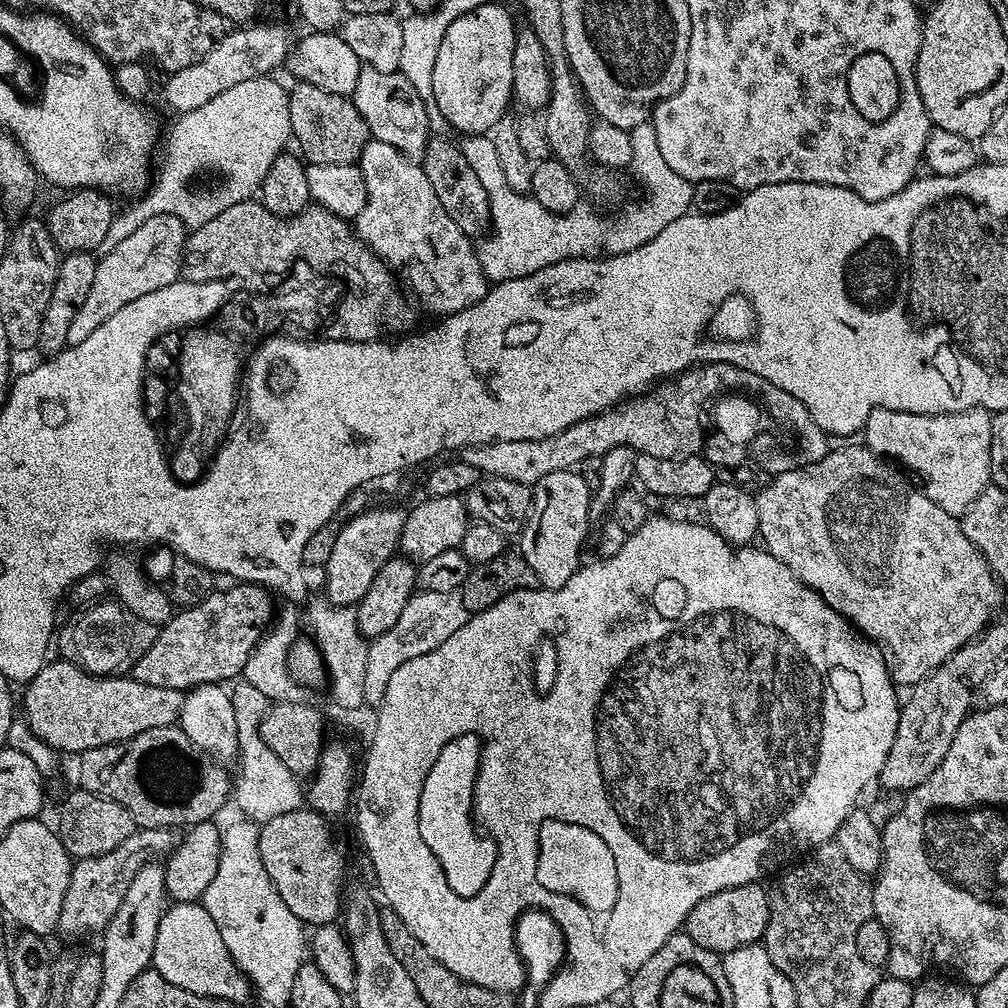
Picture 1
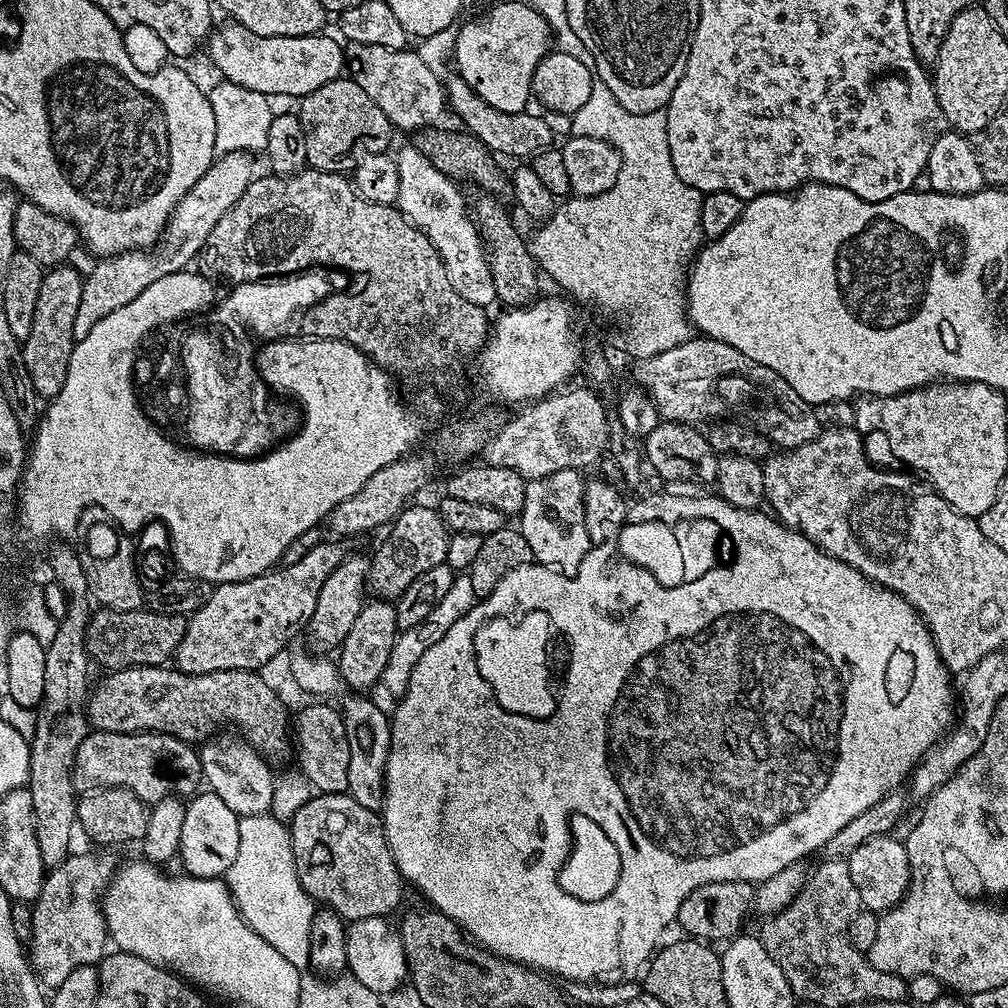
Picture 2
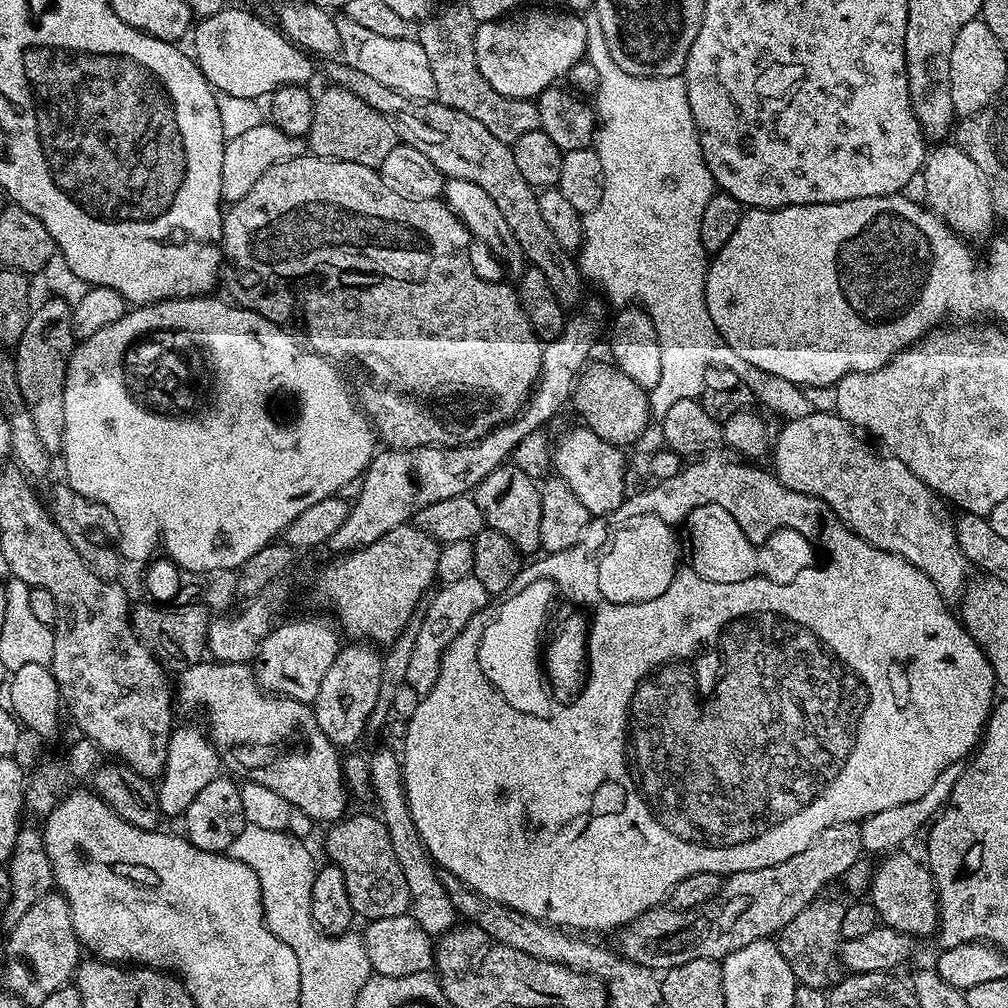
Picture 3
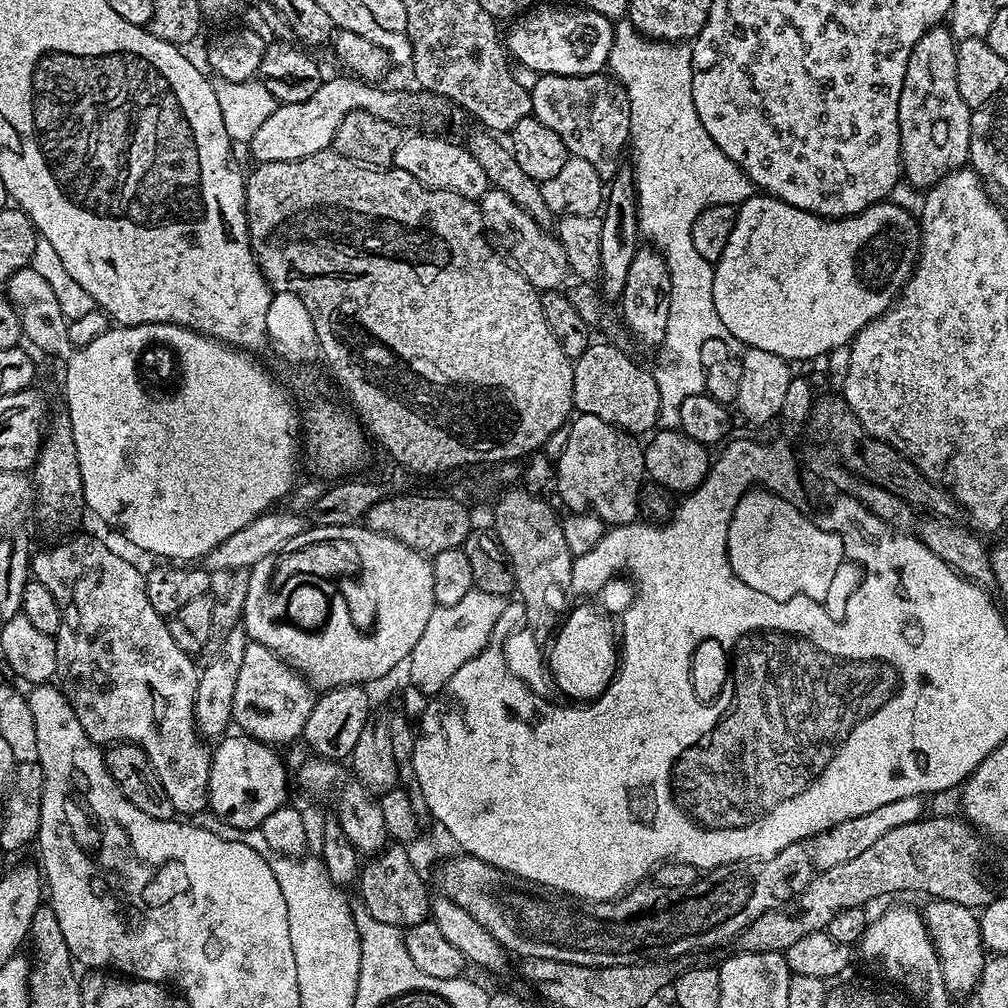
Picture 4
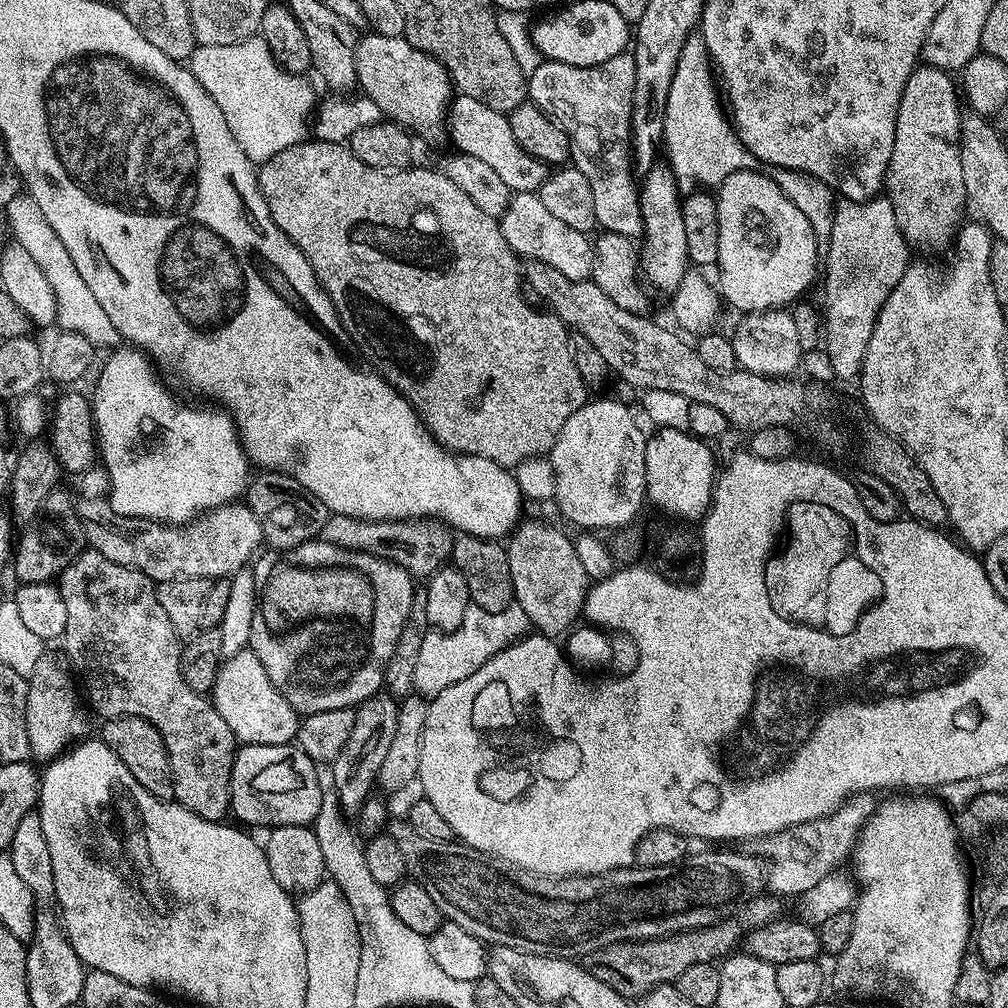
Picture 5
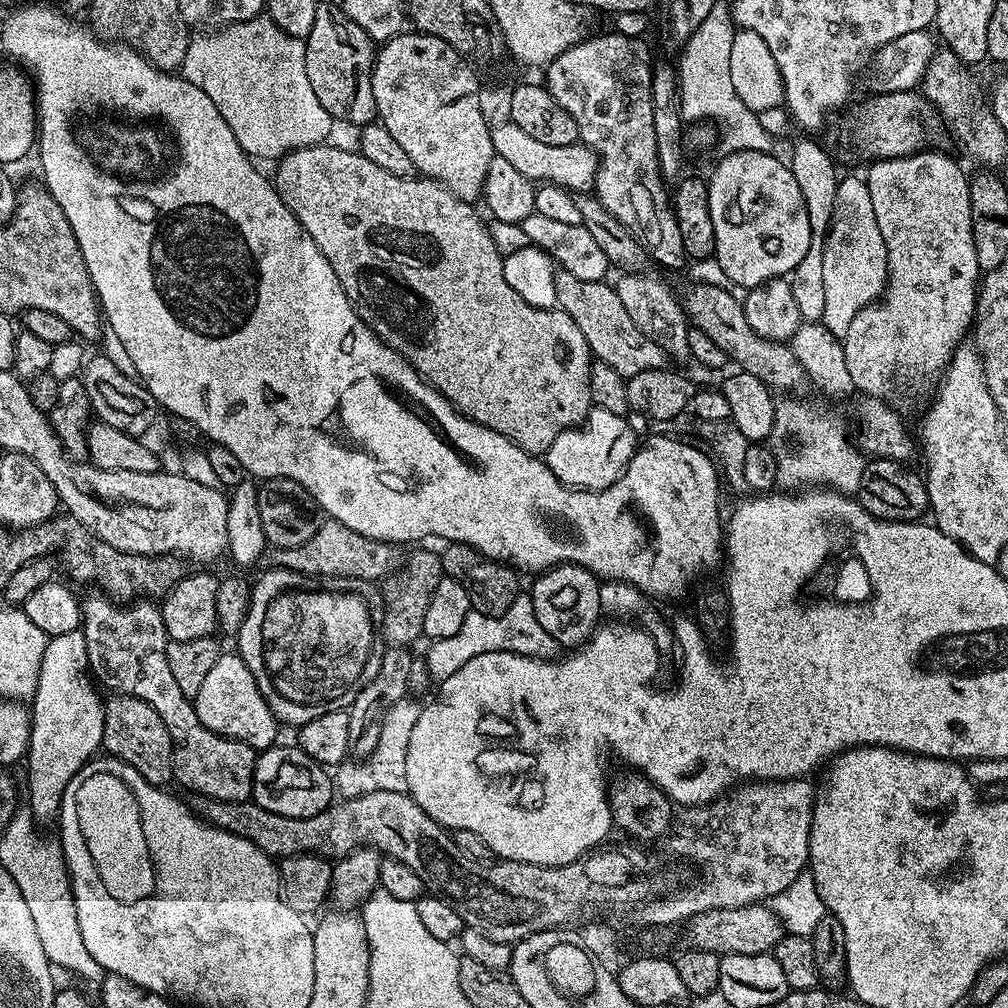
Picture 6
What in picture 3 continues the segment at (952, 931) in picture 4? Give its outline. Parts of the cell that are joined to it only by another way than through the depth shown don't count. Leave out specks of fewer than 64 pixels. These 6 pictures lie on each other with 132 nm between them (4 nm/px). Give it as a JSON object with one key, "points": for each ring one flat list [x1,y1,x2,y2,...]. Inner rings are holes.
{"points":[[896,850,885,855,880,864,873,869,872,880,869,884,868,900,875,907,879,921,887,928,896,932,910,935,914,938,932,935,937,931,939,925,939,900,937,898,936,883,933,881,932,873,925,863,920,863,912,856,904,853,904,850]]}

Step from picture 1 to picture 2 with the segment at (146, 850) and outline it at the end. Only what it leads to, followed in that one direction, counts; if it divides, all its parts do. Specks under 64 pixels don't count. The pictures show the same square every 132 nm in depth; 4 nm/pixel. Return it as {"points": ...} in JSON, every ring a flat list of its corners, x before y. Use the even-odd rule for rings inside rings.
{"points":[[92,851,96,852,70,854,57,868,51,869,45,875,38,898,31,905,30,963,37,980,48,990,55,990,59,984,66,982,78,966,99,965,110,948,102,897,118,871,118,863,108,853,111,851]]}

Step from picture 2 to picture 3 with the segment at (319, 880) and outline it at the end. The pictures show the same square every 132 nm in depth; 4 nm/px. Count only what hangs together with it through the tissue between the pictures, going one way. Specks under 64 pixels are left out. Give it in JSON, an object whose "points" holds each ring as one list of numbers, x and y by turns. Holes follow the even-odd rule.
{"points":[[360,812,357,816,353,814,345,815,344,819,337,820,331,825,332,828,328,832,328,837,324,840,324,848,328,851,327,859,333,864,337,864,342,870,342,878,346,878,346,894,350,894,350,906,352,907,353,913,357,917,364,916,365,921,377,920,378,918,394,918,395,916,405,915,409,911,409,904,411,902,410,891,407,890,406,878,402,872,402,866,398,864,398,859,394,856,394,849,390,844,390,834,387,832,387,828,384,825,379,815,373,814,373,816,367,816,366,813]]}

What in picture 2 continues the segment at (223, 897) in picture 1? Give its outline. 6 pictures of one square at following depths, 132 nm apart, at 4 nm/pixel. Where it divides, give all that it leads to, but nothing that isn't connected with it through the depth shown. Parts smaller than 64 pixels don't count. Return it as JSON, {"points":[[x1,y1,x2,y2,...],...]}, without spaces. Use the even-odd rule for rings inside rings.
{"points":[[241,816,238,822,238,854,226,873,226,883,240,917,286,962,304,970,309,967,310,922,314,901,308,897,294,866,292,833,283,820,267,816]]}

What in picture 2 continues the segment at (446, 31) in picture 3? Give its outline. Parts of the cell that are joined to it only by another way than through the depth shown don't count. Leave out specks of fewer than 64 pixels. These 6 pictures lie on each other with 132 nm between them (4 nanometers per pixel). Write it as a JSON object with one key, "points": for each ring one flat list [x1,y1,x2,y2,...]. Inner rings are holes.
{"points":[[452,74,443,81,444,94,446,97,447,107,453,112,462,123,463,127,469,133,475,136,495,154,497,157,502,156,525,156,531,158,538,152,543,152,545,148,553,147,552,128,540,116,535,116,532,110,522,112,503,112,494,110,458,74]]}

